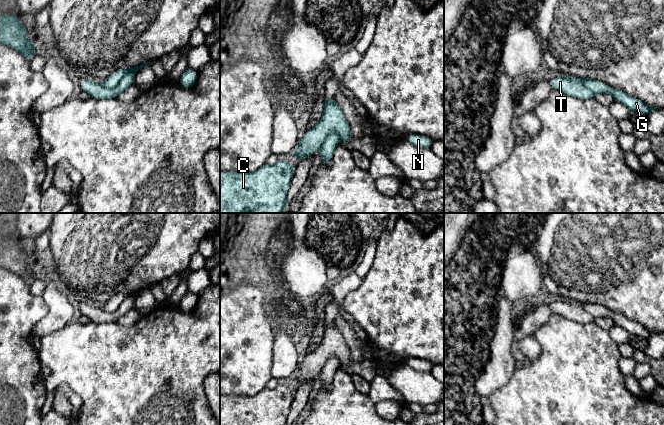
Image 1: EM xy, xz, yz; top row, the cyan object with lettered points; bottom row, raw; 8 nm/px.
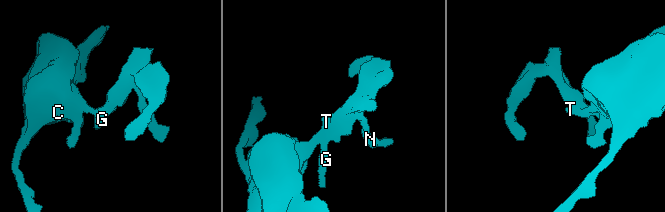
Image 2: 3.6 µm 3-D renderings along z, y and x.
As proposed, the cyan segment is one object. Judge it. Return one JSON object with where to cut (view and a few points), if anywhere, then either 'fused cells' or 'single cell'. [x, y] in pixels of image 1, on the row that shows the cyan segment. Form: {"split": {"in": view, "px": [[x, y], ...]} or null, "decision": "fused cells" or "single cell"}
{"split": {"in": "xy", "px": [[134, 72], [128, 72], [113, 87], [104, 87], [101, 84]]}, "decision": "fused cells"}

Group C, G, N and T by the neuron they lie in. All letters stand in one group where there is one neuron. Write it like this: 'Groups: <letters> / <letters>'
Groups: C T / G N

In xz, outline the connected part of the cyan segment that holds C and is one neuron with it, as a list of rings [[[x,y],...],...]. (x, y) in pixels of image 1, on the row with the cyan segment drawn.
[[[278,160],[253,172],[220,172],[220,213],[283,213],[295,169],[289,161]]]

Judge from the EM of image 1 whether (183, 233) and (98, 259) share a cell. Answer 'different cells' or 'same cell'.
same cell

